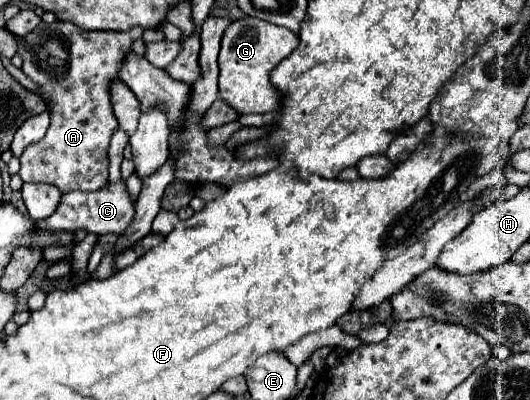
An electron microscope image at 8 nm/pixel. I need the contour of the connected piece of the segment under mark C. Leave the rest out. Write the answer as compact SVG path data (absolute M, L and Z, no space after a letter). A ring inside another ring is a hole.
M108 184L106 188L100 188L96 192L66 192L62 194L60 206L58 210L46 218L46 220L38 220L38 228L46 228L46 230L68 230L68 232L76 232L80 228L84 228L86 232L94 232L94 234L108 234L108 232L116 232L116 234L124 234L124 230L128 228L128 224L134 218L134 204L130 202L130 196L126 192L126 184Z

